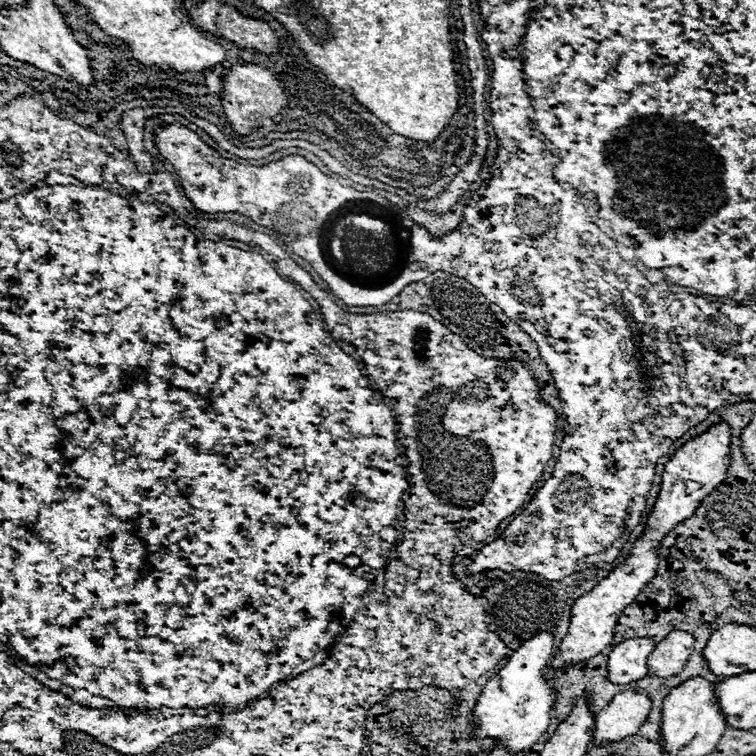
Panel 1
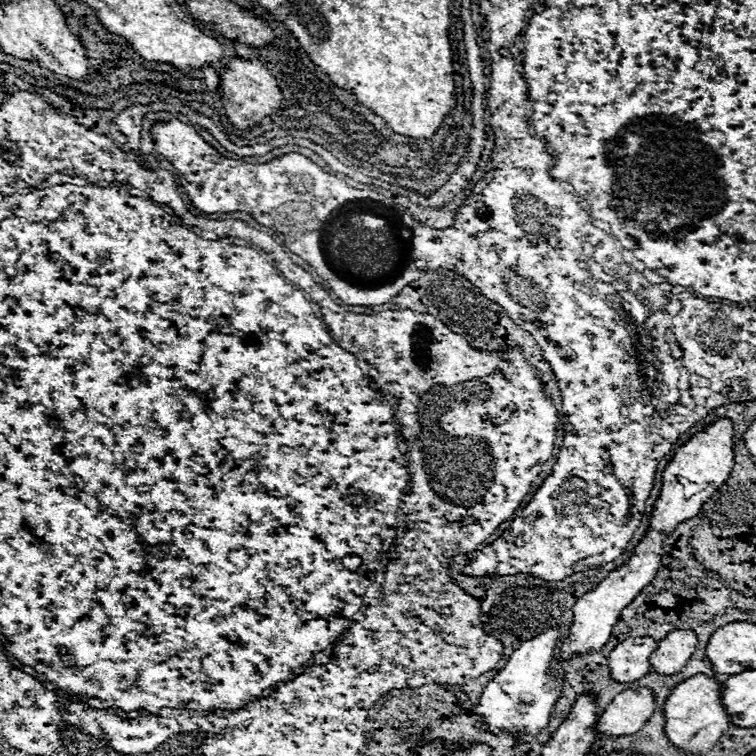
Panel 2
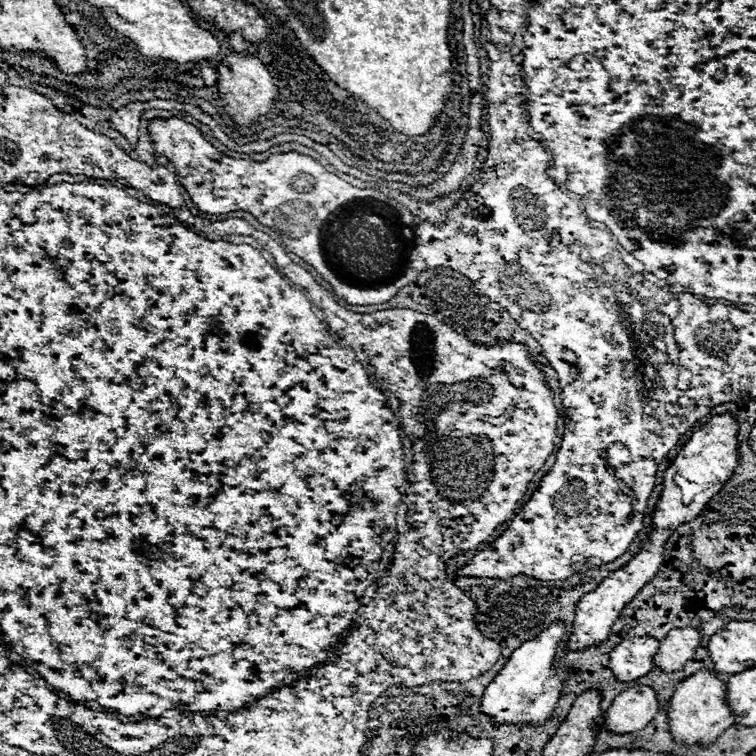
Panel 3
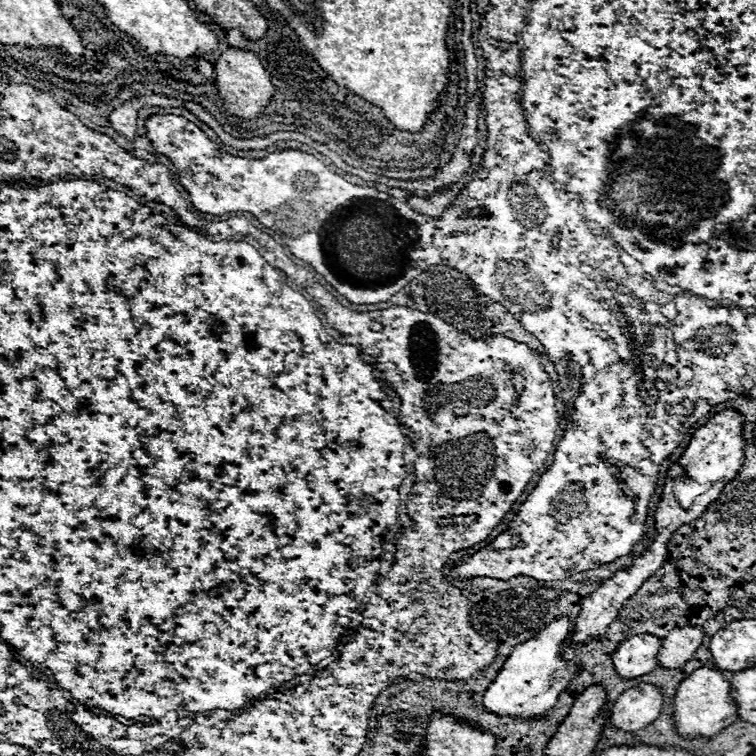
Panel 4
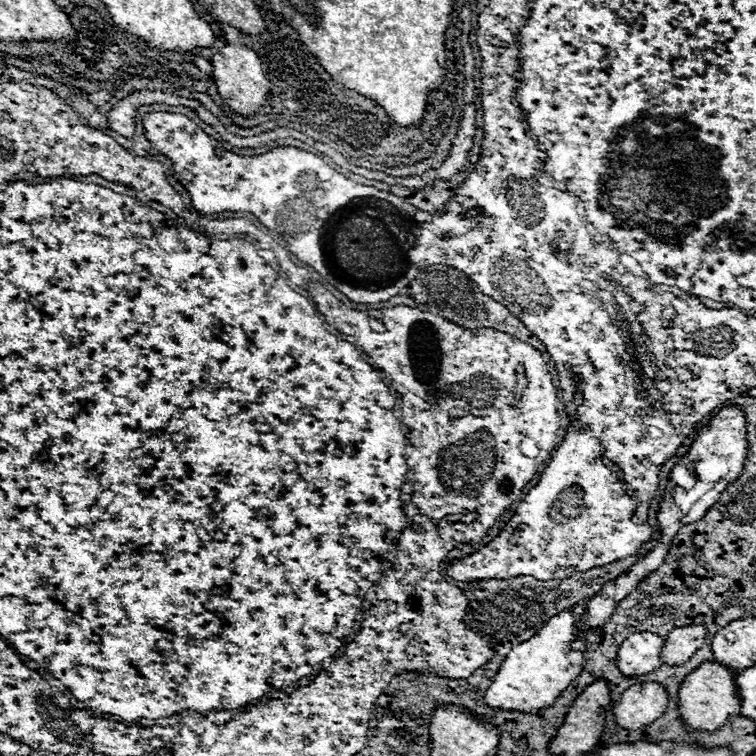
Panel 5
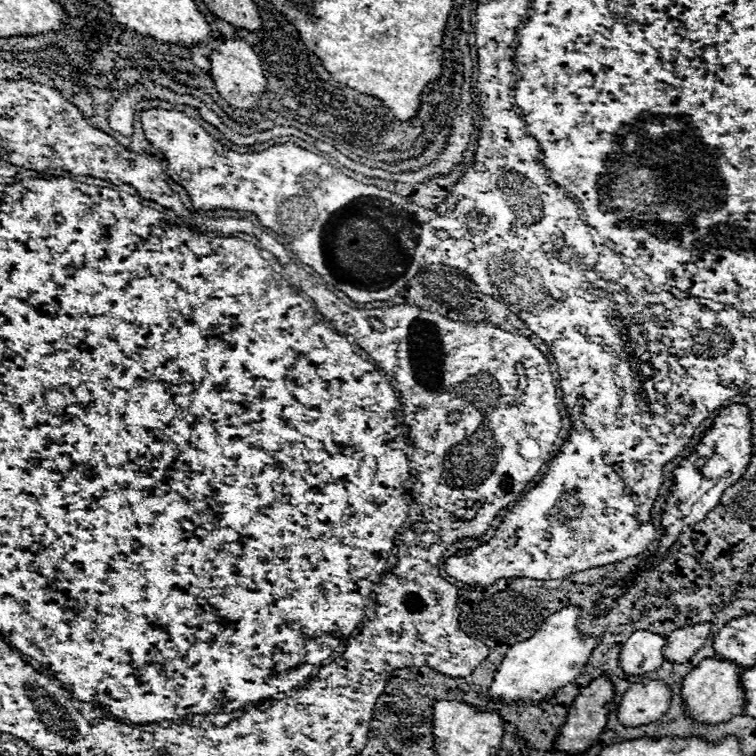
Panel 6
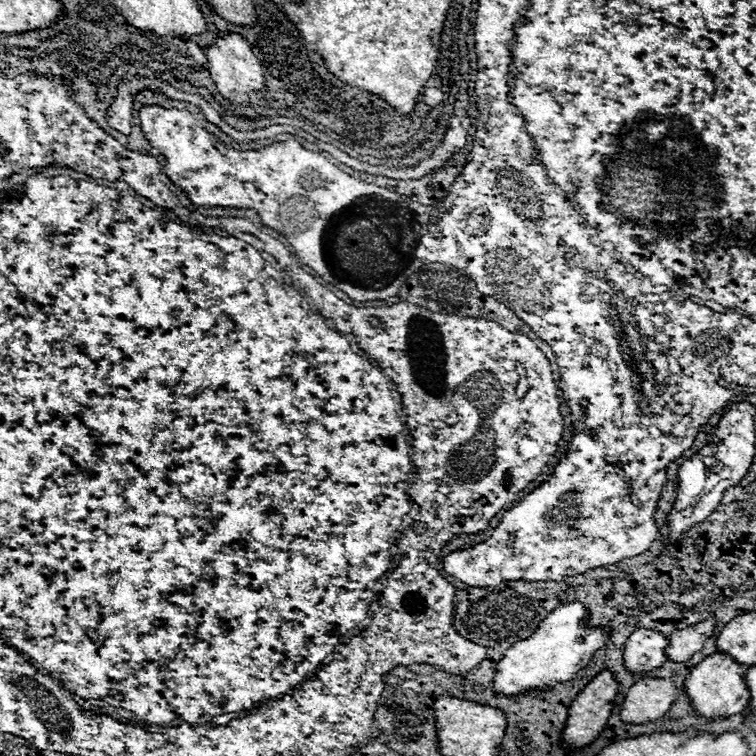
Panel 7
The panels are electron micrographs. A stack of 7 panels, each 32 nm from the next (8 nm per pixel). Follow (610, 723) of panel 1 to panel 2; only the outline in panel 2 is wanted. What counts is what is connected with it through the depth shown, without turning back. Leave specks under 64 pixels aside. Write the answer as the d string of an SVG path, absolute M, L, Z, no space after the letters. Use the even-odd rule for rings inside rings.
M648 688L620 692L600 714L598 734L626 736L638 732L654 714L656 702Z

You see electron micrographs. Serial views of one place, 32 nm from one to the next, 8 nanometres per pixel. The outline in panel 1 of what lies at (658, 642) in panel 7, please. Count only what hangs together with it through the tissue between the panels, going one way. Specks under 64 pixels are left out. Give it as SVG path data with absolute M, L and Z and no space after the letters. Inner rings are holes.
M630 638L614 646L608 654L608 676L614 684L630 684L648 674L646 660L656 648L650 638Z

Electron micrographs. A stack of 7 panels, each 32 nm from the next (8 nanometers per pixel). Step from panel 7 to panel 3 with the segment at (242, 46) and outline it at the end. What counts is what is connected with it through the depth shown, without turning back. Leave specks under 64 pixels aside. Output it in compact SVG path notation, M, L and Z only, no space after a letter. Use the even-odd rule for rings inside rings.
M230 50L222 56L220 64L216 66L218 74L218 92L226 112L234 118L236 124L252 124L260 116L264 116L278 96L278 88L272 82L272 76L264 68L264 64L252 54L240 54Z

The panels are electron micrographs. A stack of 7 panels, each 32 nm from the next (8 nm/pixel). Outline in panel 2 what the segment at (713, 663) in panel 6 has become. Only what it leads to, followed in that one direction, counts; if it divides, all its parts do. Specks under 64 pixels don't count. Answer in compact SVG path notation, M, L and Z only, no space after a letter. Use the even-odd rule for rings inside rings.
M696 674L672 690L664 704L666 714L666 734L670 742L682 748L688 754L708 752L722 736L726 728L730 728L730 714L722 704L722 682L716 678L708 678L706 674Z

